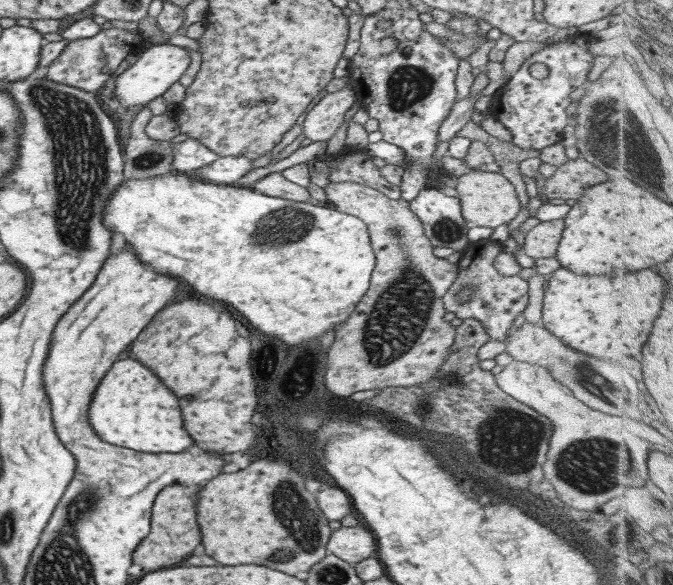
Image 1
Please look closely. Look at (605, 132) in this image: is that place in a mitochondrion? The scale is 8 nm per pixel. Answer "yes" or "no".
yes

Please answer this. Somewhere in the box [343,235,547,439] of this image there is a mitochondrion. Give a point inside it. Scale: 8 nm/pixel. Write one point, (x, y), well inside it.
(423, 412)

